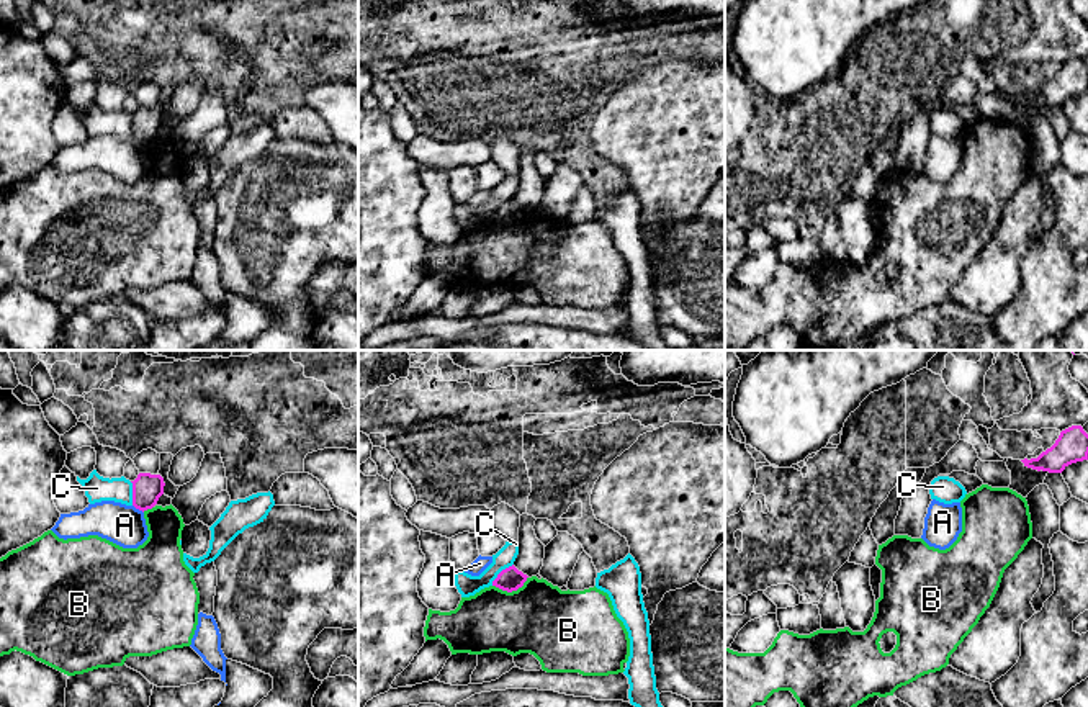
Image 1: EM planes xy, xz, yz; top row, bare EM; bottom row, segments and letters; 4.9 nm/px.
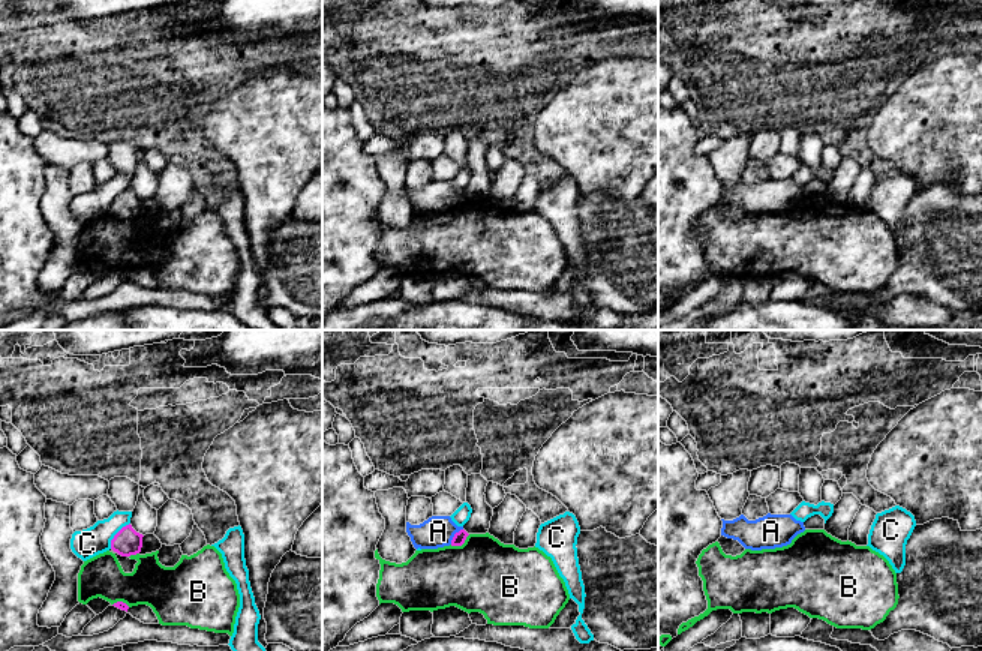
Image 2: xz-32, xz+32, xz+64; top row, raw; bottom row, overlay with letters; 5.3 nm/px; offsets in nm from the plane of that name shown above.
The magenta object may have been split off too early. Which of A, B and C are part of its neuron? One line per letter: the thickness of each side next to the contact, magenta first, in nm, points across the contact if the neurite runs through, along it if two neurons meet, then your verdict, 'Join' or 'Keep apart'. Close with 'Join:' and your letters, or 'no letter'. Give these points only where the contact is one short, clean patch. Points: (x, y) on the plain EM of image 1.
A: Thickness 150 nm (magenta) against 200 nm. Boundary: xy (133, 138), (143, 146). Keep apart
B: Thickness 120 nm (magenta) against 360 nm. Keep apart
C: Thickness 120 nm (magenta) against 110 nm. Boundary: xz (512, 197), (491, 218). Keep apart
Join: no letter

